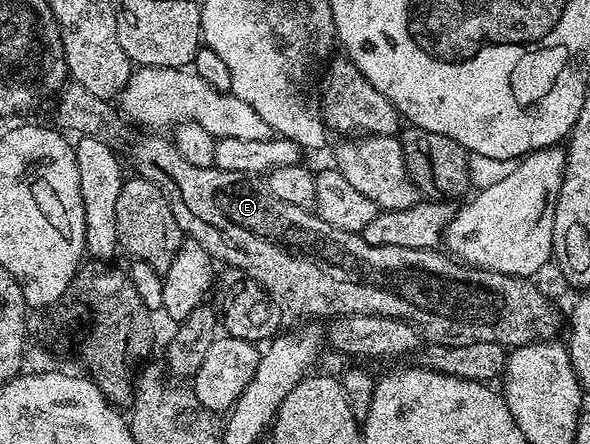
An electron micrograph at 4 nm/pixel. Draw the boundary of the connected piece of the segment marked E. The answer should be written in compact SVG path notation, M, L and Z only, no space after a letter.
M139 134L131 140L131 160L135 163L135 168L142 179L153 182L158 186L167 200L173 206L173 214L177 218L177 226L190 239L197 241L216 261L224 260L227 264L232 264L236 273L242 274L255 280L277 302L277 306L288 317L291 316L327 316L326 318L338 318L340 316L384 316L385 318L397 318L407 320L419 329L422 337L432 344L444 344L445 346L473 346L473 342L493 342L501 344L510 350L520 348L522 344L533 344L536 340L549 340L558 337L559 332L559 312L547 301L547 296L526 276L510 276L509 274L497 274L493 270L484 268L474 268L471 264L464 264L462 260L455 259L454 256L443 250L433 248L422 248L413 250L409 246L373 246L365 242L363 235L349 230L337 230L337 226L329 226L321 217L315 215L314 211L292 206L290 202L281 202L277 194L273 194L267 189L266 183L258 175L246 172L230 172L221 170L217 167L202 168L193 166L190 162L185 162L181 154L175 149L174 143L167 140L163 134Z

